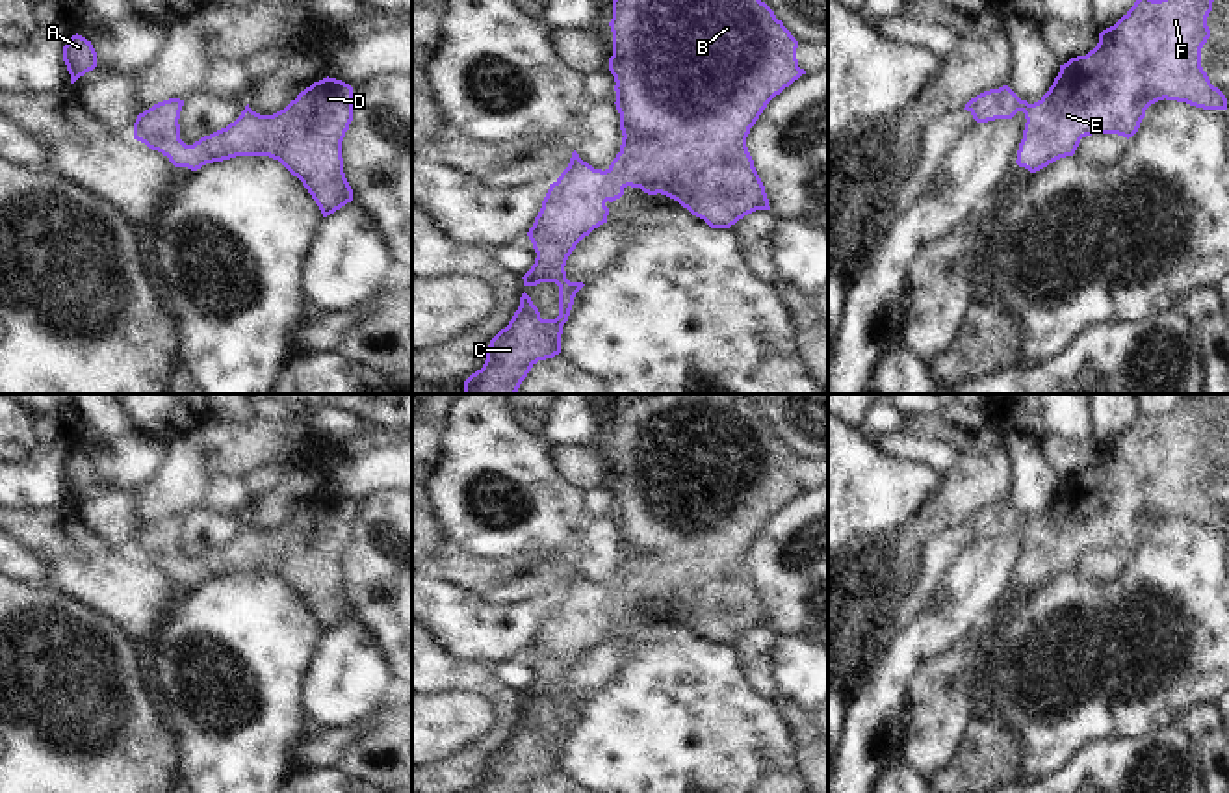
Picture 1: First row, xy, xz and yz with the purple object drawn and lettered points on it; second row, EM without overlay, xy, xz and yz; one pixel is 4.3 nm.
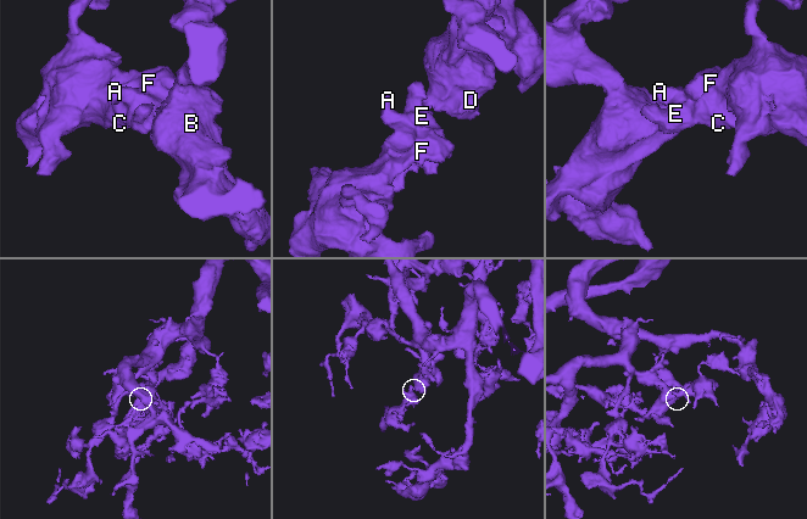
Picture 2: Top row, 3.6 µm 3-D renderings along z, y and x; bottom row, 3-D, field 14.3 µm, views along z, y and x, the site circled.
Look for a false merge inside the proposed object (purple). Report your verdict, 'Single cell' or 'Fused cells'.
Single cell

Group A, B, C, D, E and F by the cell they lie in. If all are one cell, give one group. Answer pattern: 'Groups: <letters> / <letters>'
Groups: A B C D E F

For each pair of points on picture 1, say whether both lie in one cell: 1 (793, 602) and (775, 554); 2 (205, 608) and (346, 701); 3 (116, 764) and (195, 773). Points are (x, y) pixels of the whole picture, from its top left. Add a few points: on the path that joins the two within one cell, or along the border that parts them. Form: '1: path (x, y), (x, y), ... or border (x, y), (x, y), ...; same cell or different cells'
1: path (793, 591), (793, 578), (780, 565); same cell
2: border (323, 634), (301, 686), (301, 708), (307, 717); different cells
3: border (169, 728), (177, 741), (179, 773); different cells

